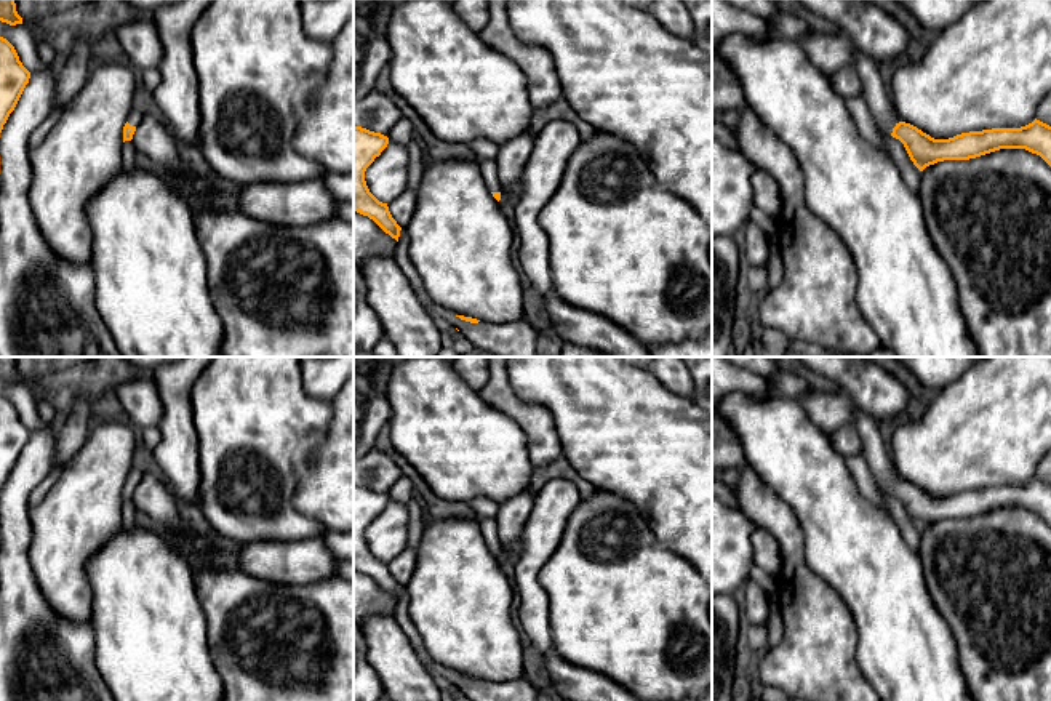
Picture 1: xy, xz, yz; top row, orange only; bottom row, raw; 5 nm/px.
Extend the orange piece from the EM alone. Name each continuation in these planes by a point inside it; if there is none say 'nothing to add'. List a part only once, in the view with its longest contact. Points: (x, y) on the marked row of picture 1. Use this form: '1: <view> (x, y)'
1: yz (826, 52)

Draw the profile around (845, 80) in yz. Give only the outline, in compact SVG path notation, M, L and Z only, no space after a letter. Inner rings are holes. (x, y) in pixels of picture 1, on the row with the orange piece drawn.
M840 64L835 72L829 74L829 80L835 93L840 94L843 99L862 98L861 77L853 64Z

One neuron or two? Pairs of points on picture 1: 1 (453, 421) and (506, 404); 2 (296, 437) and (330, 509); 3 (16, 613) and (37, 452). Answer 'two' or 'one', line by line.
1: two
2: two
3: one

